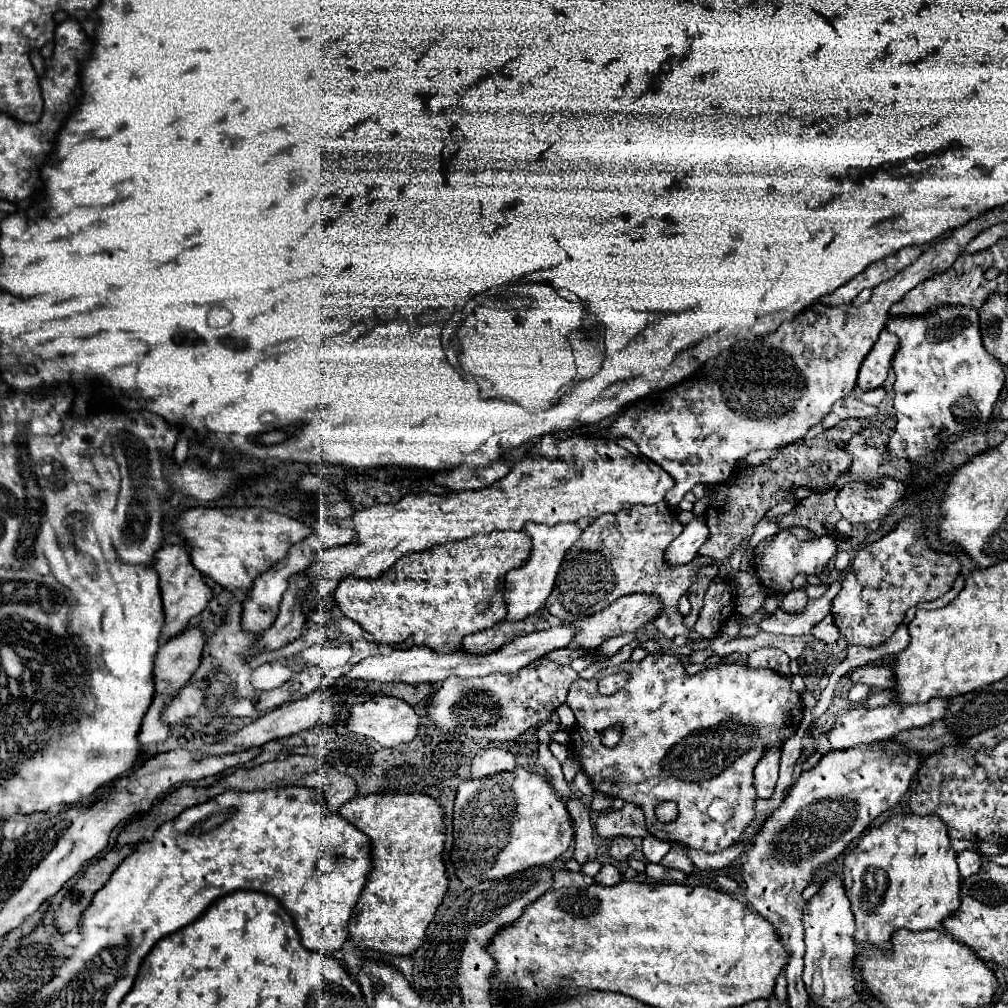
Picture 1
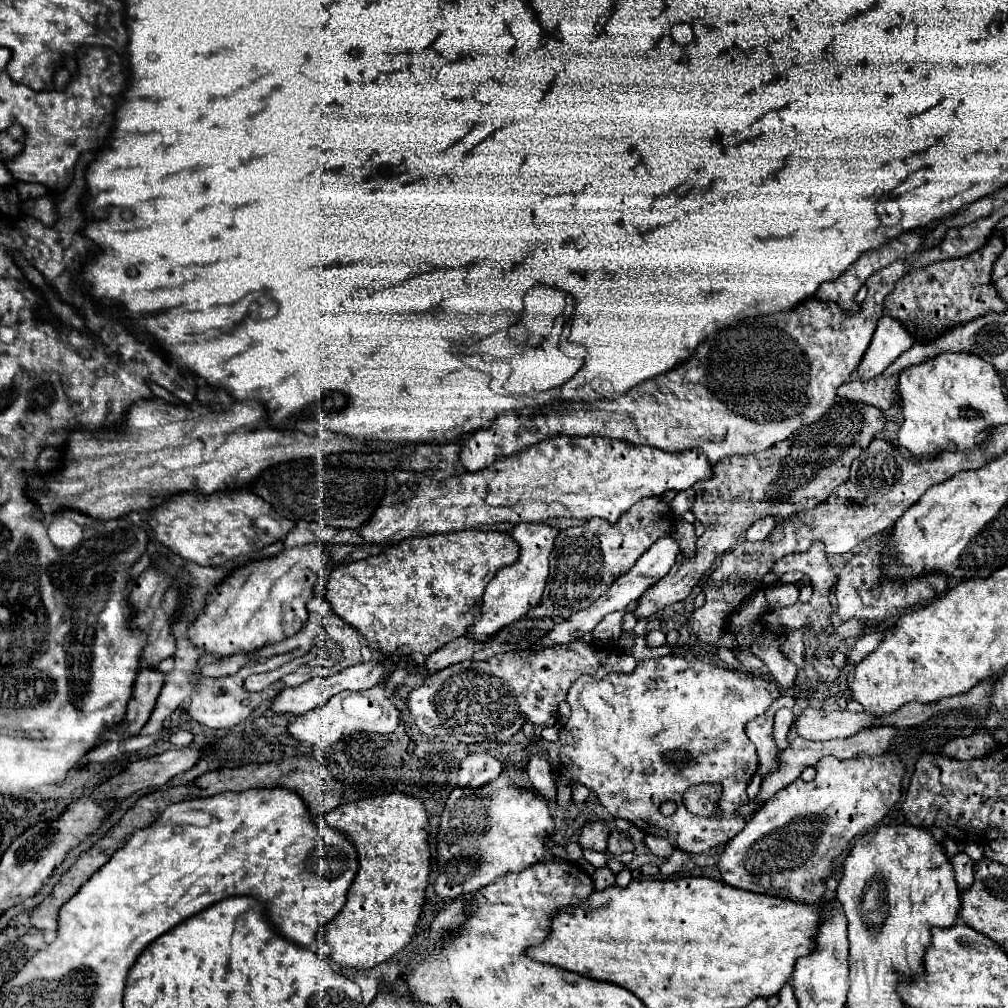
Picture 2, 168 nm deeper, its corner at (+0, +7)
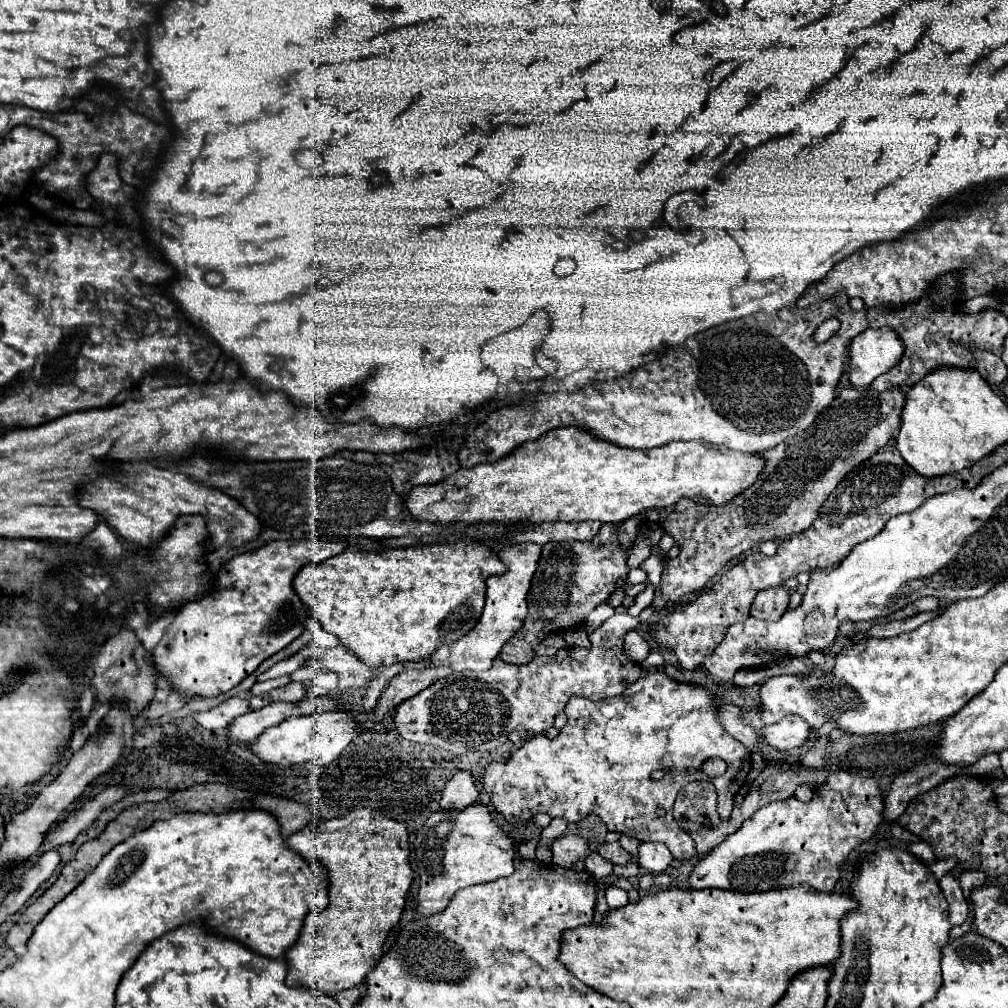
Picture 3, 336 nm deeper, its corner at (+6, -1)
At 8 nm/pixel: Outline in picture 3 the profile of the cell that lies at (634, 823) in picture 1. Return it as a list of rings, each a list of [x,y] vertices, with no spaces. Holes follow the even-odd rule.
[[[562,835],[552,843],[554,863],[560,867],[572,867],[576,861],[584,861],[592,851],[588,843],[578,835]]]

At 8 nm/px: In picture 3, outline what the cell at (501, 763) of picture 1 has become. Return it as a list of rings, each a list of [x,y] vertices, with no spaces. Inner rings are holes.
[[[456,771],[456,775],[448,779],[442,791],[440,807],[442,809],[464,809],[476,803],[478,795],[480,791],[478,791],[474,775],[470,775],[470,771]]]

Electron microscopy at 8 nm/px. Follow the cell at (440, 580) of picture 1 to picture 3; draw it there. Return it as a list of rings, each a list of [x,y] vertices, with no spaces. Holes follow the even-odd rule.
[[[480,541],[420,544],[382,553],[348,549],[324,563],[312,563],[298,571],[294,587],[324,631],[334,633],[368,667],[386,667],[402,661],[426,661],[440,645],[454,643],[466,635],[480,619],[486,579],[504,571],[506,567],[496,551]]]

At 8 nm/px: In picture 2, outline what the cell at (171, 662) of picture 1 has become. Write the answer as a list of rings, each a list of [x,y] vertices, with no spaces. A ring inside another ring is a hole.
[[[142,669],[134,681],[134,691],[132,697],[128,701],[128,709],[126,709],[126,717],[120,725],[116,725],[116,733],[128,733],[138,735],[140,729],[144,727],[144,723],[148,721],[156,697],[162,689],[162,679],[164,673],[158,669]]]

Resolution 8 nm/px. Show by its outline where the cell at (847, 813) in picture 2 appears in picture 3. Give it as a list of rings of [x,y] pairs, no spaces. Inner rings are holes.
[[[834,771],[826,783],[814,789],[814,797],[810,803],[802,803],[794,795],[784,801],[774,801],[762,809],[758,809],[750,819],[742,823],[742,827],[728,835],[724,843],[720,843],[712,853],[708,853],[692,871],[690,887],[692,889],[730,889],[730,891],[772,891],[794,885],[808,885],[816,891],[830,893],[838,881],[838,865],[850,855],[850,851],[862,841],[870,839],[878,825],[882,823],[884,813],[884,797],[880,793],[878,781],[870,775],[858,775],[850,771]]]

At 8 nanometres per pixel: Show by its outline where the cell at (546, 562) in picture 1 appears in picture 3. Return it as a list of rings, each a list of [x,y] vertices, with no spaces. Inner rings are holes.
[[[516,543],[516,545],[504,545],[498,551],[498,557],[508,565],[508,571],[504,575],[492,575],[486,581],[486,605],[482,611],[482,617],[478,621],[478,625],[468,631],[462,639],[458,639],[456,643],[444,645],[438,651],[434,651],[434,655],[430,657],[430,661],[434,665],[448,665],[454,671],[486,671],[492,667],[492,659],[498,657],[502,645],[522,627],[524,617],[528,613],[528,589],[530,589],[530,581],[532,575],[536,571],[536,563],[540,559],[540,551],[542,545],[538,543]]]

